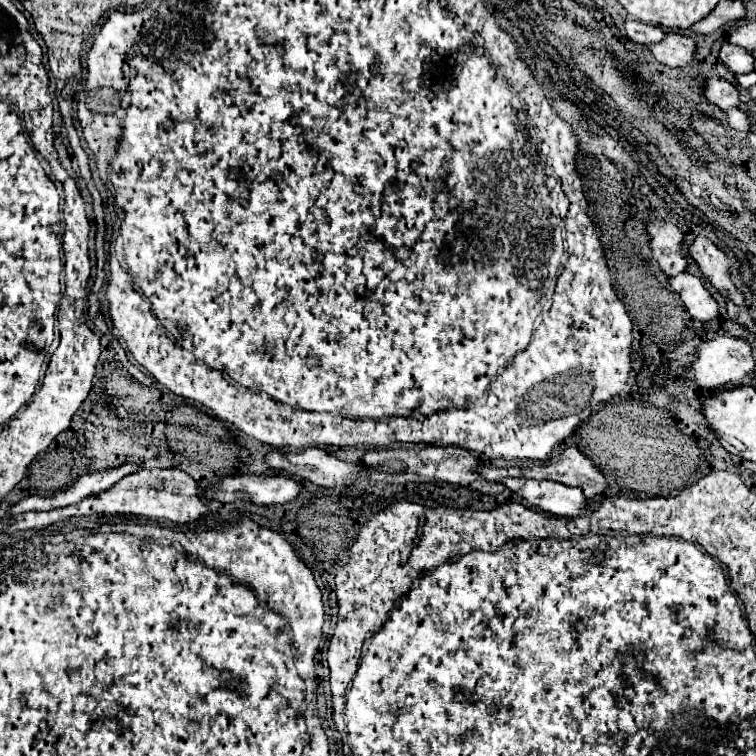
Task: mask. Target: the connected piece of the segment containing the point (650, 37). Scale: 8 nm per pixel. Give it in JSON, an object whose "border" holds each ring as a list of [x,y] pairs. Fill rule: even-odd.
{"border":[[[637,20],[627,22],[627,24],[625,24],[625,32],[627,32],[627,36],[629,36],[633,42],[643,44],[643,46],[661,42],[661,38],[665,38],[663,28],[653,26],[653,24],[645,24],[645,22],[637,22]]]}

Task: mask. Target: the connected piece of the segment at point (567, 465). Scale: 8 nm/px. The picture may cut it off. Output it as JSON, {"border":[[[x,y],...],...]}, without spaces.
{"border":[[[567,448],[559,458],[547,464],[515,466],[507,468],[507,476],[535,478],[535,480],[555,480],[567,486],[579,486],[587,498],[599,498],[607,488],[605,474],[583,454],[579,448]]]}

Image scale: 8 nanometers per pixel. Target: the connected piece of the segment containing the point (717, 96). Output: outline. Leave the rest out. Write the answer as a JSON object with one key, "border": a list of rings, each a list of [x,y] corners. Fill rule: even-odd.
{"border":[[[709,78],[705,82],[705,96],[709,102],[717,104],[721,110],[731,110],[731,108],[739,108],[743,102],[739,100],[739,90],[735,84],[721,80],[721,78]]]}

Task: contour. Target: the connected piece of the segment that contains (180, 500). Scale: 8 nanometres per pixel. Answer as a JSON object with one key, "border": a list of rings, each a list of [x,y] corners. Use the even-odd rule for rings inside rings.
{"border":[[[167,468],[167,470],[137,470],[125,476],[119,482],[119,500],[121,514],[149,516],[149,518],[167,518],[173,522],[197,522],[203,518],[209,508],[201,502],[203,488],[183,470]]]}

